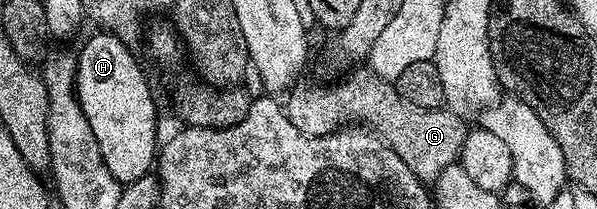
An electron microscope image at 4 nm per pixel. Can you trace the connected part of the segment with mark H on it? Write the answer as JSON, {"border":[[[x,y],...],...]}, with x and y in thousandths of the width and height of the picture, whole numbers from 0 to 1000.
{"border":[[[178,144],[161,148],[161,172],[152,172],[139,211],[139,234],[129,249],[129,301],[126,316],[126,455],[132,469],[132,502],[142,545],[142,565],[149,584],[149,603],[156,622],[156,660],[162,660],[162,699],[169,718],[169,756],[176,775],[176,794],[183,794],[183,833],[189,833],[189,852],[196,852],[201,880],[211,890],[223,876],[229,852],[248,837],[255,818],[256,789],[263,766],[263,689],[260,708],[260,478],[253,464],[253,421],[246,407],[246,364],[233,330],[233,306],[226,292],[226,268],[216,234],[206,215],[208,196],[198,172],[188,172]]]}

